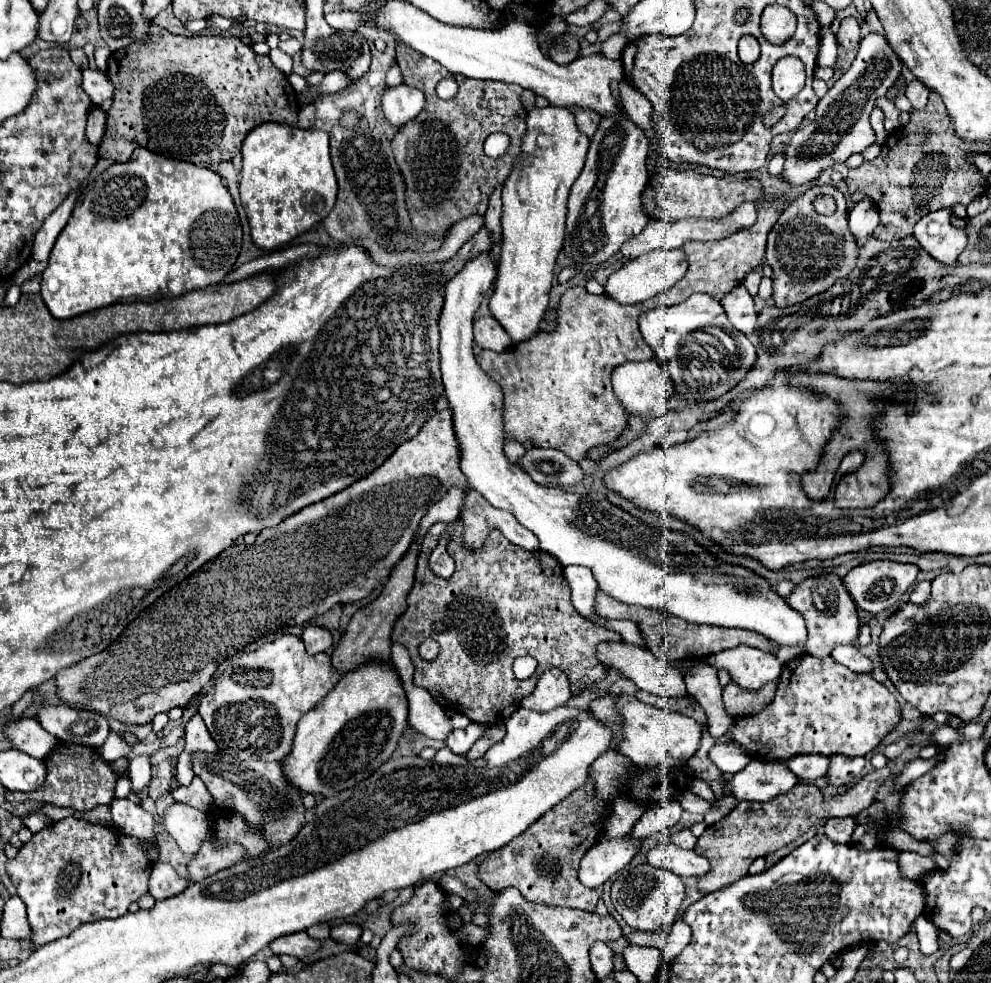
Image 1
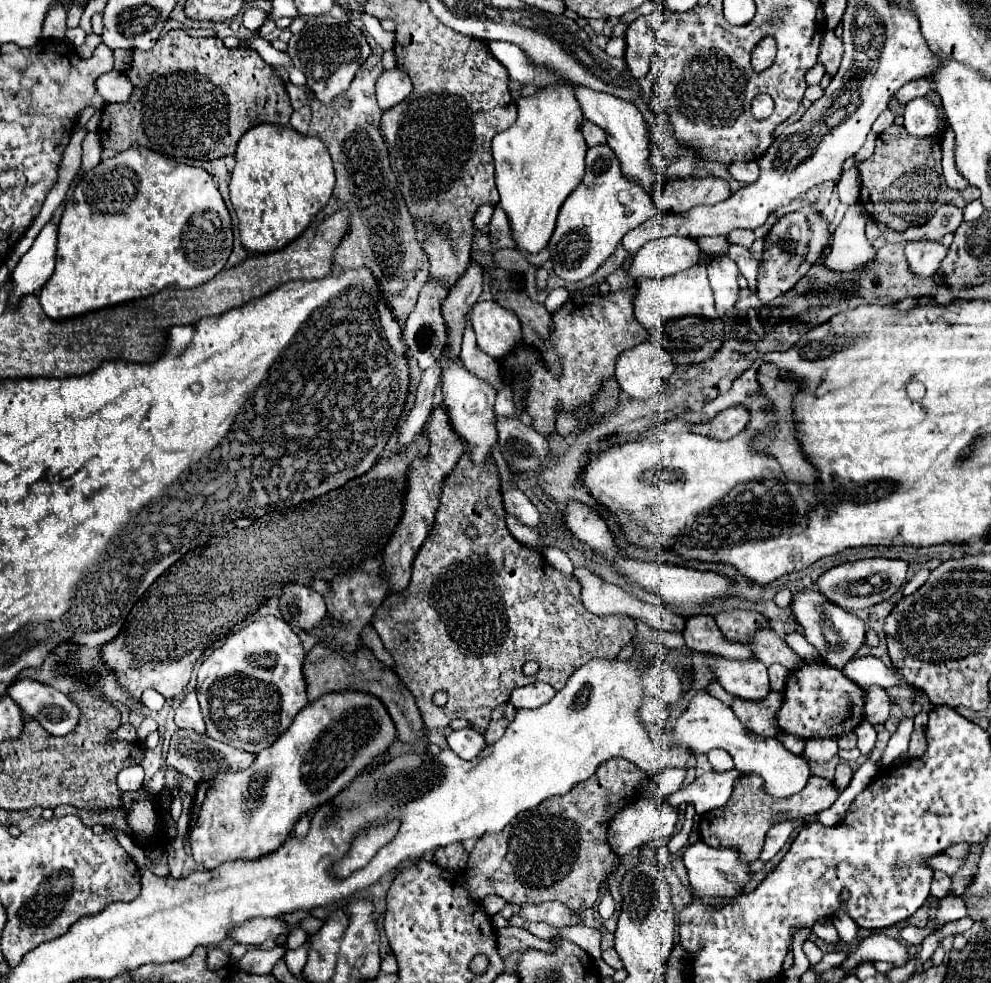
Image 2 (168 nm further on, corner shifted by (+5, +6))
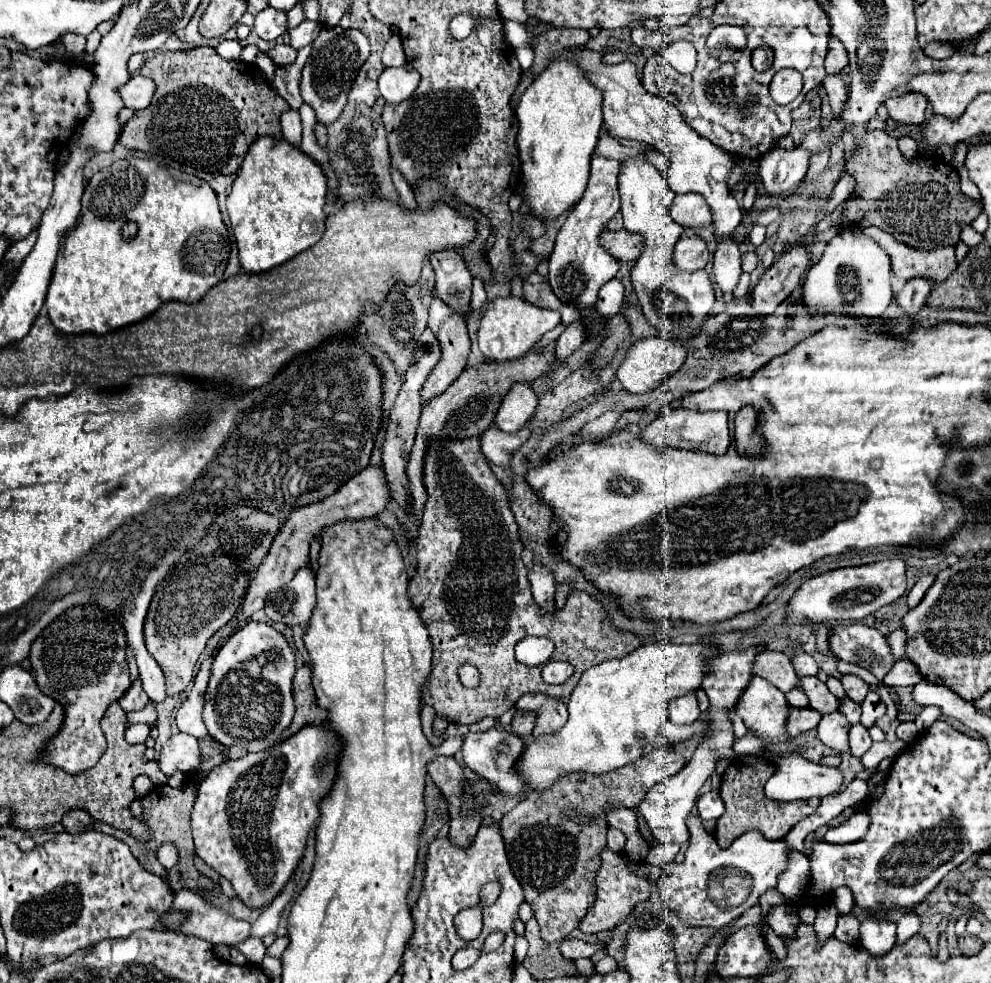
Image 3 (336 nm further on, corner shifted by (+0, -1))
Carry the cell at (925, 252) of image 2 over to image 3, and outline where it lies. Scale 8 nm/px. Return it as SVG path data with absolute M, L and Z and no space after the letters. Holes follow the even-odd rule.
M914 277L908 283L904 283L904 289L898 293L898 303L904 307L906 315L912 317L916 311L926 303L934 281L928 277Z

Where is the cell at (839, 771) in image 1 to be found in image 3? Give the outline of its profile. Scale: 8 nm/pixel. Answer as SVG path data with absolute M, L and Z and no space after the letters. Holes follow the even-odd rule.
M854 723L850 727L848 735L850 735L850 751L852 751L852 755L854 757L862 757L870 749L870 745L872 745L868 729L862 723Z

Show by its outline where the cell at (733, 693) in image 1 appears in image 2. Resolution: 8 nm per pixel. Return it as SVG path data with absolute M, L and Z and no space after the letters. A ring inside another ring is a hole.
M771 692L765 700L749 702L749 700L733 700L731 710L741 720L741 724L757 732L759 736L775 736L779 732L779 724L775 724L775 712L783 702L783 692Z

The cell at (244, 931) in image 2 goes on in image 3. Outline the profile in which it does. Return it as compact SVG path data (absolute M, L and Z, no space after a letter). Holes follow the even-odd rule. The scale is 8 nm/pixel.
M190 889L176 891L172 907L188 911L192 919L180 927L180 933L196 935L200 939L206 939L212 945L226 945L232 947L236 943L244 943L250 939L250 923L234 919L226 911L210 905L200 895L192 893Z

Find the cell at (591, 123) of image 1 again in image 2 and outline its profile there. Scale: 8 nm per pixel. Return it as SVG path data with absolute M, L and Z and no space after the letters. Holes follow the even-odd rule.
M585 122L583 124L583 136L585 136L585 142L589 146L599 146L599 144L605 144L605 138L607 134L603 130L599 130L593 122Z

